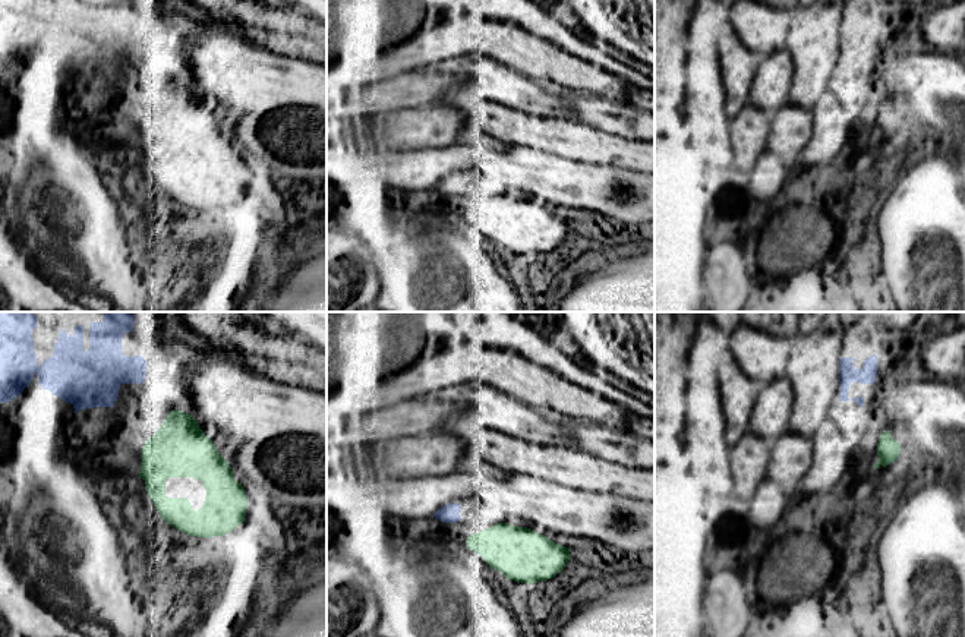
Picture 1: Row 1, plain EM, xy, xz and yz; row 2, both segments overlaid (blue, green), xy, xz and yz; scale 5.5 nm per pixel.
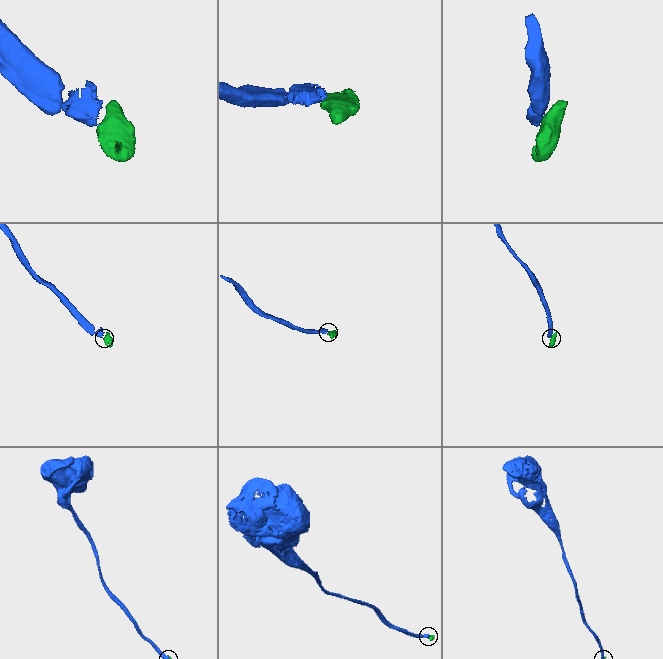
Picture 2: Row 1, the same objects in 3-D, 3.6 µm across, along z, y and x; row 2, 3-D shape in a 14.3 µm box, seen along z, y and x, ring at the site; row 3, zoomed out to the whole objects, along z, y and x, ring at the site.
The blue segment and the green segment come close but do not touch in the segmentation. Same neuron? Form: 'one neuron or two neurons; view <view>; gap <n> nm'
two neurons; view xz; gap 100 nm

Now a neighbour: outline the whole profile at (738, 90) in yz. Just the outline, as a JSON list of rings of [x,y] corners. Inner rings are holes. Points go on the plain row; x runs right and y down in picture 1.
[[[786,50],[769,53],[754,69],[754,78],[738,76],[725,85],[726,113],[734,119],[751,95],[756,103],[778,108],[791,94],[792,57]]]

